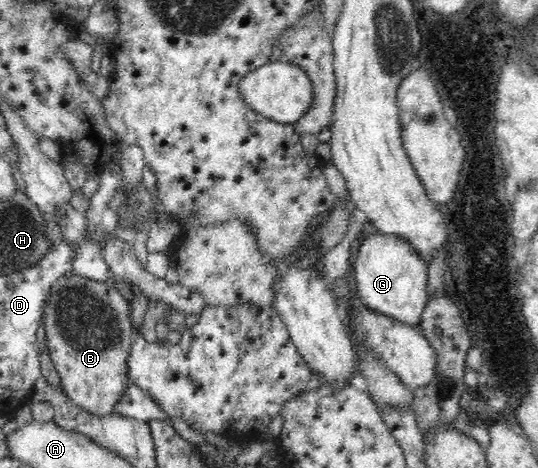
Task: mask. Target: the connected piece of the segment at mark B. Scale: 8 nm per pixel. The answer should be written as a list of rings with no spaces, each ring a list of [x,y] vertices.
[[[74,271],[63,275],[51,287],[43,315],[45,342],[52,363],[61,377],[63,391],[73,407],[104,417],[113,413],[114,405],[124,398],[126,389],[131,384],[128,379],[127,361],[134,338],[130,305],[128,292],[119,290],[108,282],[82,277]]]

